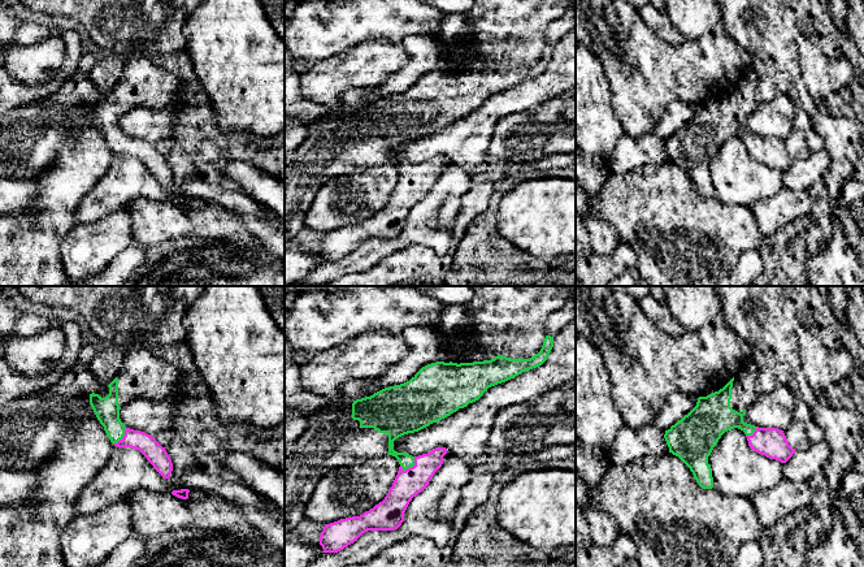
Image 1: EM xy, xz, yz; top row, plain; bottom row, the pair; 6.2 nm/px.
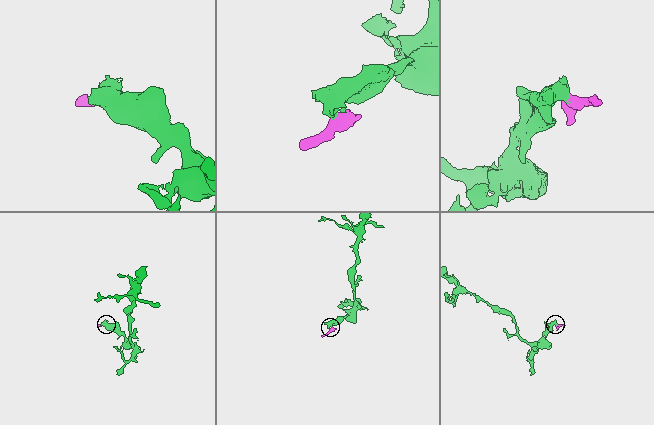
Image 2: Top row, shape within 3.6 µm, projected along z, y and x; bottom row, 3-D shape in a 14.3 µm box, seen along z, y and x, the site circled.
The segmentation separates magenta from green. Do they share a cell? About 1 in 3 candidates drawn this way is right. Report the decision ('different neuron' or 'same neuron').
same neuron

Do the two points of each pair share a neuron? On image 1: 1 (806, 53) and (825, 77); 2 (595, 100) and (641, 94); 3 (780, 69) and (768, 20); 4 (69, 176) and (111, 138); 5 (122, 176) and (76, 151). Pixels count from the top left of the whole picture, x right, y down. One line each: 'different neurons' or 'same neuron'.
1: same neuron
2: different neurons
3: same neuron
4: different neurons
5: different neurons

